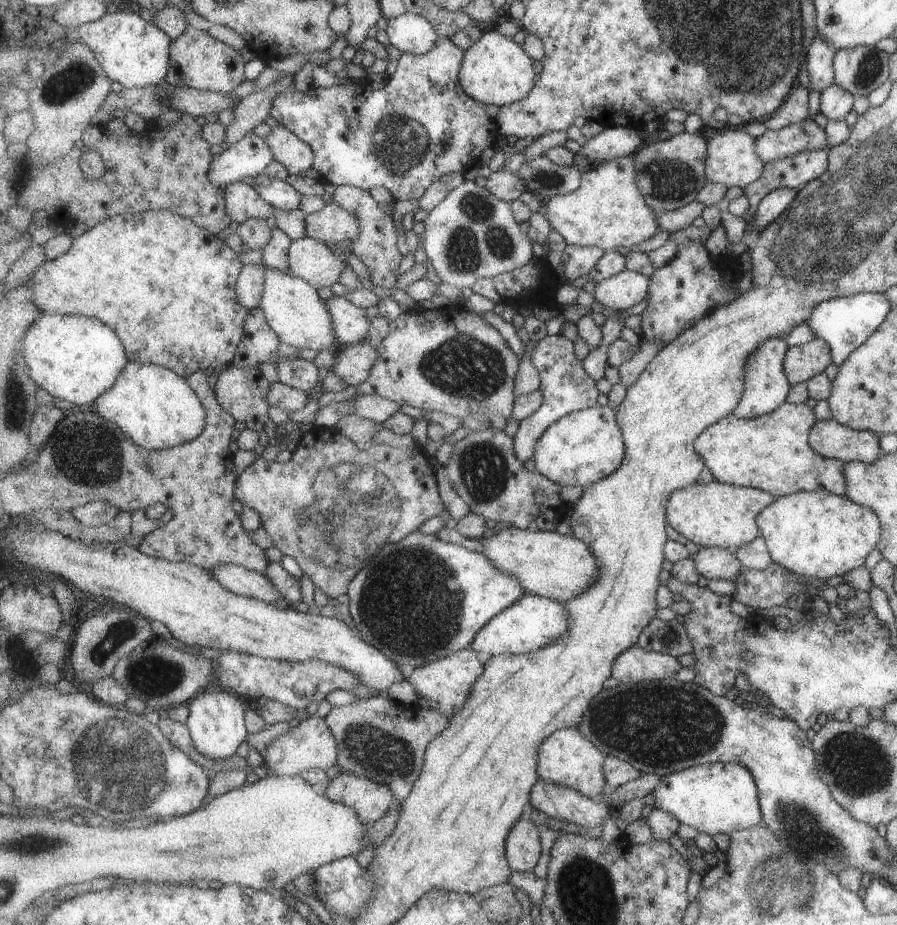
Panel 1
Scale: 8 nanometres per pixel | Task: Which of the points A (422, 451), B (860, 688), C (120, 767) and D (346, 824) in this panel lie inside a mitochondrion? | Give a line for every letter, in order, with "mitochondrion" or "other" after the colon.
A: other
B: other
C: mitochondrion
D: other

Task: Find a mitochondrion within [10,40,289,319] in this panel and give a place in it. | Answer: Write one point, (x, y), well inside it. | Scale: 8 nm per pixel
(77, 75)

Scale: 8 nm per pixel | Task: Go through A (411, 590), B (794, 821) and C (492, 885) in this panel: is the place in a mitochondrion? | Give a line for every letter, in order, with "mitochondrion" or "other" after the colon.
A: mitochondrion
B: mitochondrion
C: other

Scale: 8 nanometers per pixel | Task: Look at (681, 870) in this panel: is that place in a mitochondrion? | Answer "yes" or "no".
no

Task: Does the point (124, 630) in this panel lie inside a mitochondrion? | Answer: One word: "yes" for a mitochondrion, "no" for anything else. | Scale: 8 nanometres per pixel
yes

